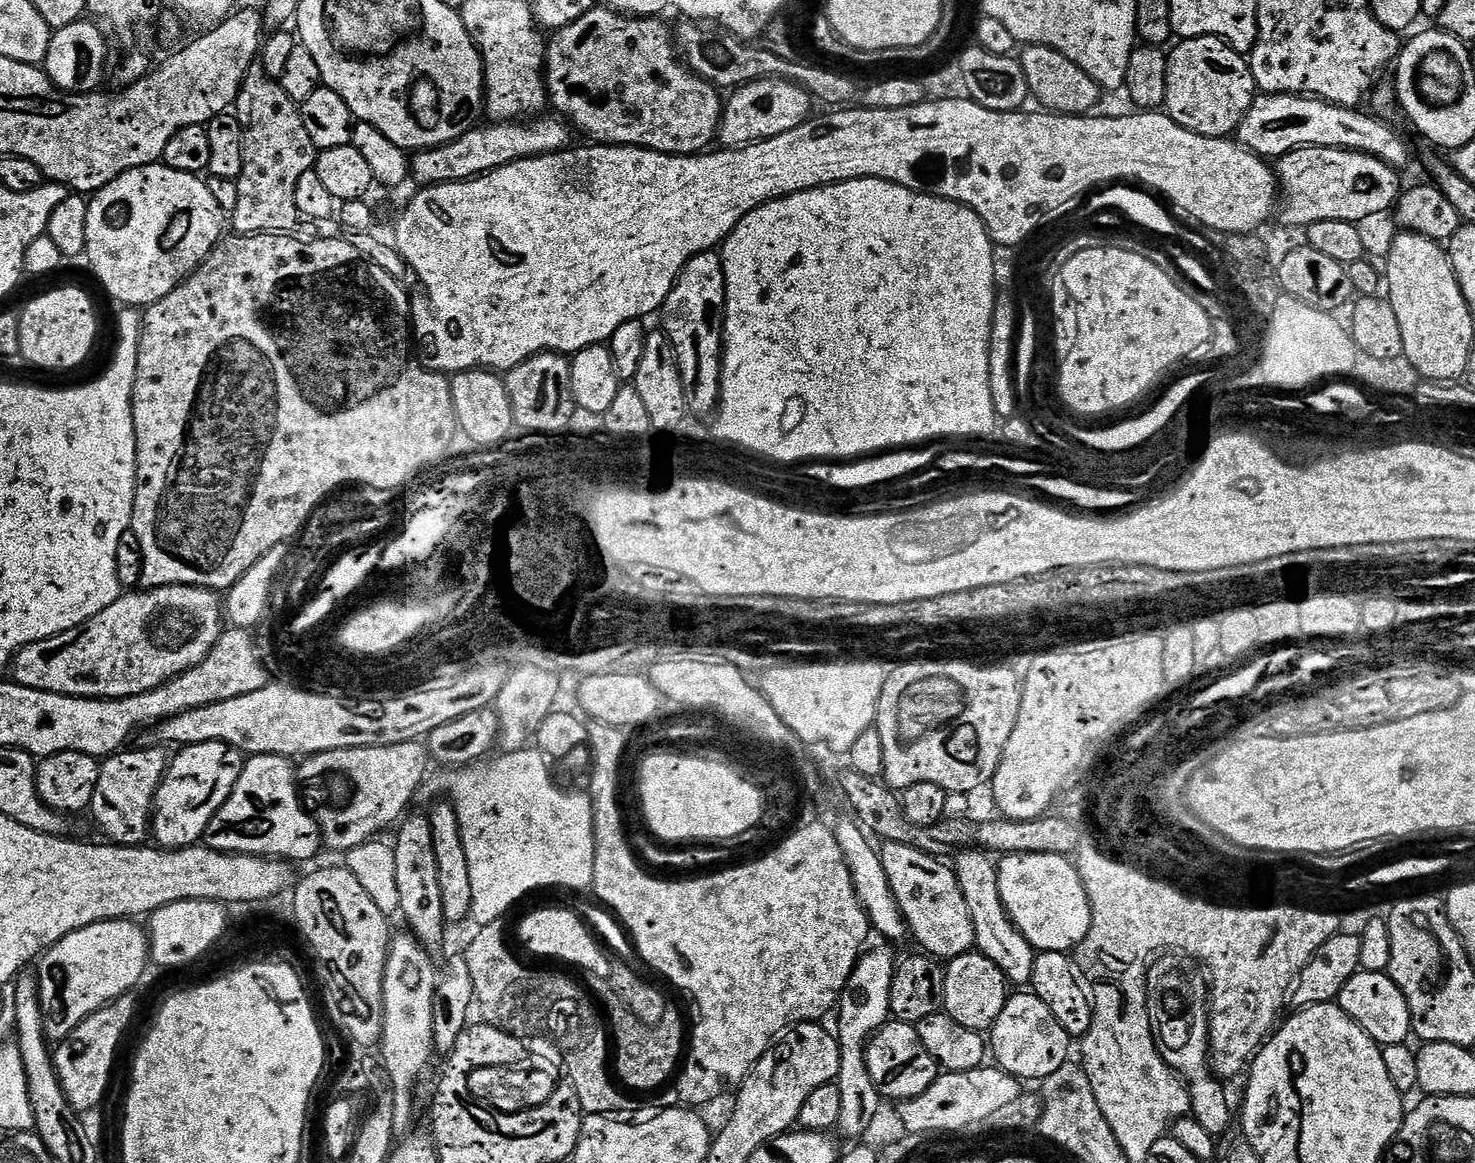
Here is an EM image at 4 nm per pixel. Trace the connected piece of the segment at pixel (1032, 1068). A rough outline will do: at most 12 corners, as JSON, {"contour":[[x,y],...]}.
{"contour":[[1035,992],[1009,995],[990,1029],[1003,1072],[1043,1082],[1070,1038]]}

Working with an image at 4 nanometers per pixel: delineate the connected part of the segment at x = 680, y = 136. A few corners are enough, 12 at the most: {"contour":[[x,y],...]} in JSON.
{"contour":[[660,18],[553,35],[547,99],[596,144],[717,139],[721,89]]}

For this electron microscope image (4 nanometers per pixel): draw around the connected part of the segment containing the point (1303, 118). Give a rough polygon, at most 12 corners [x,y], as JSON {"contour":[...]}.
{"contour":[[1257,95],[1238,140],[1261,158],[1369,152],[1404,170],[1407,138],[1368,110]]}

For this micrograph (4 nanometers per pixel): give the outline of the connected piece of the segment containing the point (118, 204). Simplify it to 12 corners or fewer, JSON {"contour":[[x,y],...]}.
{"contour":[[163,162],[88,200],[86,261],[157,304],[222,239],[205,181]]}

